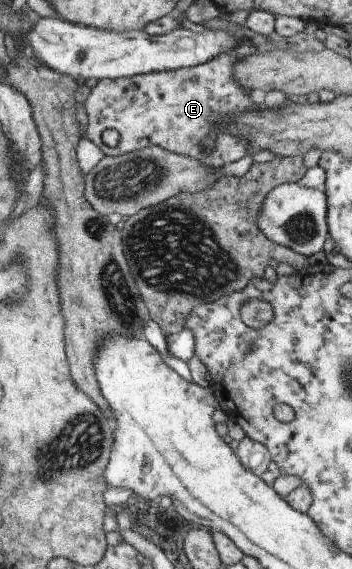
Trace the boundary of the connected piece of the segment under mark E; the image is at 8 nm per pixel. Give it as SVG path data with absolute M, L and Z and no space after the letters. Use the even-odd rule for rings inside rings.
M222 52L208 62L193 67L154 71L118 80L99 80L84 102L89 122L85 136L95 142L105 156L120 156L140 148L160 145L164 150L196 158L206 168L219 168L240 160L248 153L246 140L227 134L220 124L222 120L226 122L226 118L232 120L242 112L252 112L252 108L262 106L254 104L250 96L234 82L232 64L236 60L234 52ZM106 130L119 133L119 143L113 148L106 146L102 140ZM207 135L214 136L214 147L209 153L202 154L204 148L199 143Z

